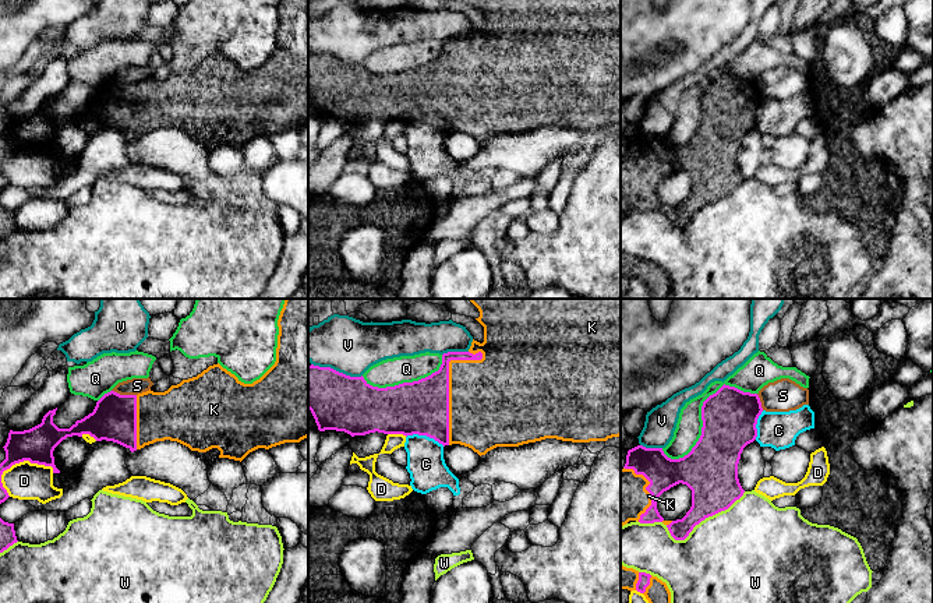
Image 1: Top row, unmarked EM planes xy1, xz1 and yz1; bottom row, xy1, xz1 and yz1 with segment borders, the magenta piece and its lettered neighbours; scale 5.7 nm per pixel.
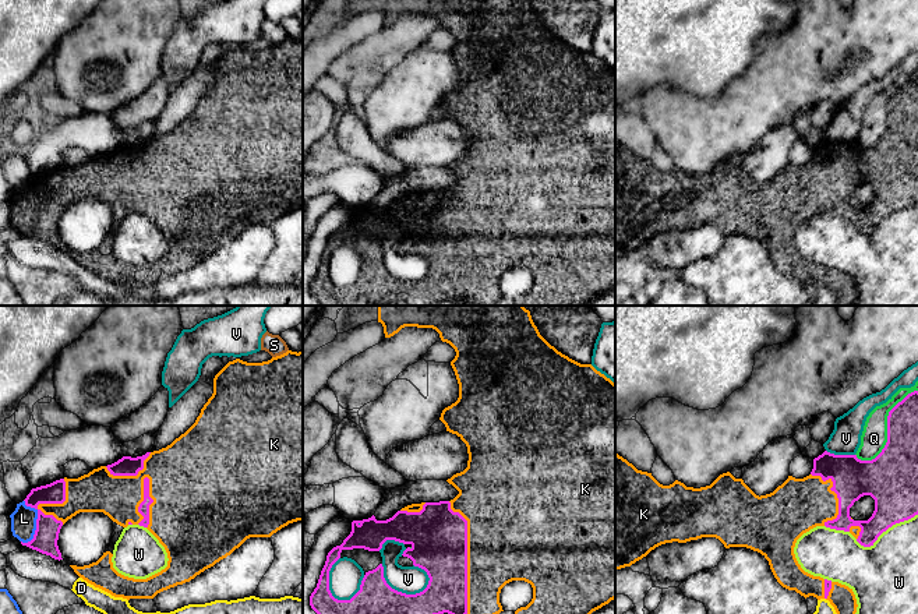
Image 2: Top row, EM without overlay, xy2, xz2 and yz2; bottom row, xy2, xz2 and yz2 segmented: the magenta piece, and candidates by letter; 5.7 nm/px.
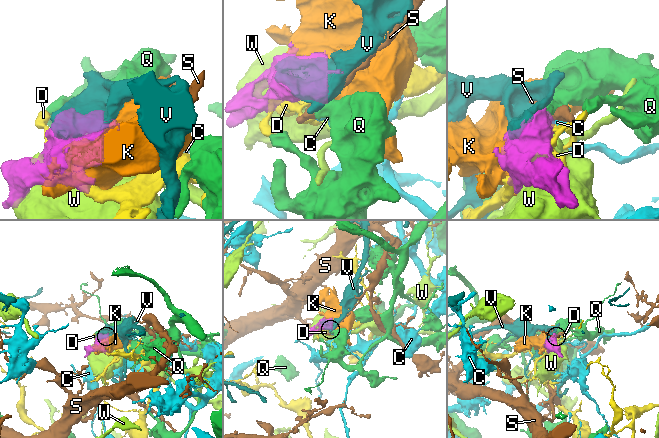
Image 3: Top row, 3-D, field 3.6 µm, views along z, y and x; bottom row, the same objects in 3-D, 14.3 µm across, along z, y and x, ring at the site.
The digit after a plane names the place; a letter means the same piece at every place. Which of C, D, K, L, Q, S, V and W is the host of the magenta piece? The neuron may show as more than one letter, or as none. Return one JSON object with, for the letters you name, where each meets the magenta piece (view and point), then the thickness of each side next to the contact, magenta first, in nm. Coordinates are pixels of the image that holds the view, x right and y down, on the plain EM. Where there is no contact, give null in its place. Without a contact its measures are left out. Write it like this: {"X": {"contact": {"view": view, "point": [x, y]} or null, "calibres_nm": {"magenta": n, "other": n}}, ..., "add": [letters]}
{"K": {"contact": {"view": "xz1", "point": [448, 71]}, "calibres_nm": {"magenta": 300, "other": 460}}, "add": ["K"]}

